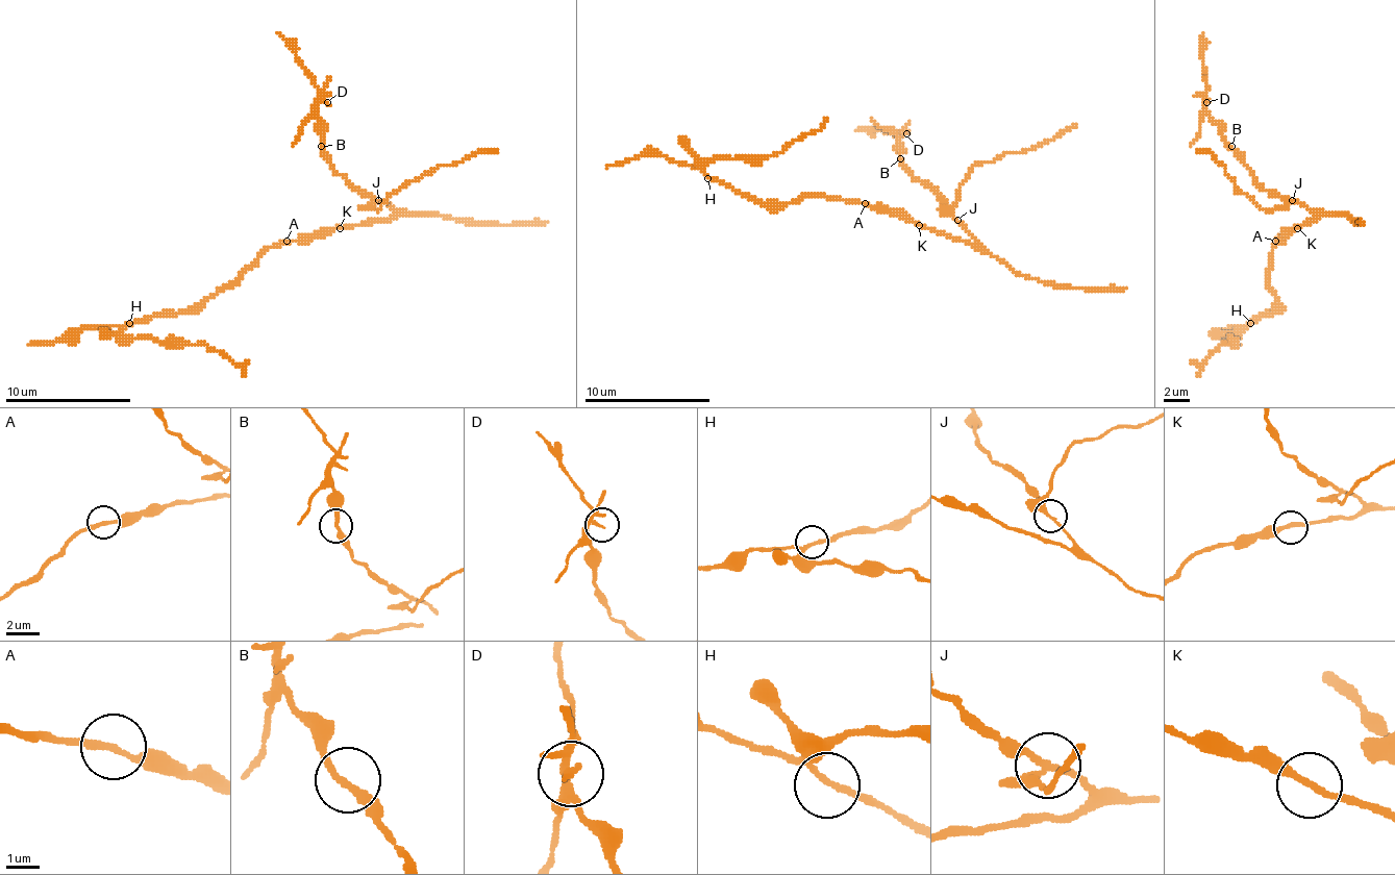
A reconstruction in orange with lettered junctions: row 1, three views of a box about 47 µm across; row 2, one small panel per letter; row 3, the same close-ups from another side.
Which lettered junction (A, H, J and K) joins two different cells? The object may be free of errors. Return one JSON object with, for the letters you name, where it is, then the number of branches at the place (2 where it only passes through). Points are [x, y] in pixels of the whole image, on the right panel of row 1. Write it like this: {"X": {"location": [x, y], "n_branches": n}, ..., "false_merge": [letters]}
{"J": {"location": [1292, 200], "n_branches": 3}, "false_merge": ["J"]}

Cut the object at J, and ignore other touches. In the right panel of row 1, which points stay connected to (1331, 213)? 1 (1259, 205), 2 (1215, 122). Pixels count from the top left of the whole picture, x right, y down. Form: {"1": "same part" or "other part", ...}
{"1": "same part", "2": "other part"}

